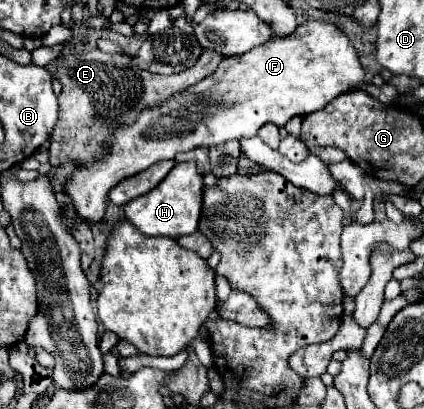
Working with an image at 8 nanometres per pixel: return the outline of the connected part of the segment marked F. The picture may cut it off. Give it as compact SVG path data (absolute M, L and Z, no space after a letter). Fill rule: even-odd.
M308 21L298 25L290 37L272 37L248 53L226 57L212 75L166 103L144 109L134 125L118 127L110 153L94 165L78 167L66 185L66 195L80 217L102 221L108 191L124 177L162 159L174 159L180 151L254 137L264 123L284 127L292 117L320 111L334 97L354 91L362 83L366 83L366 71L346 33L331 23Z

